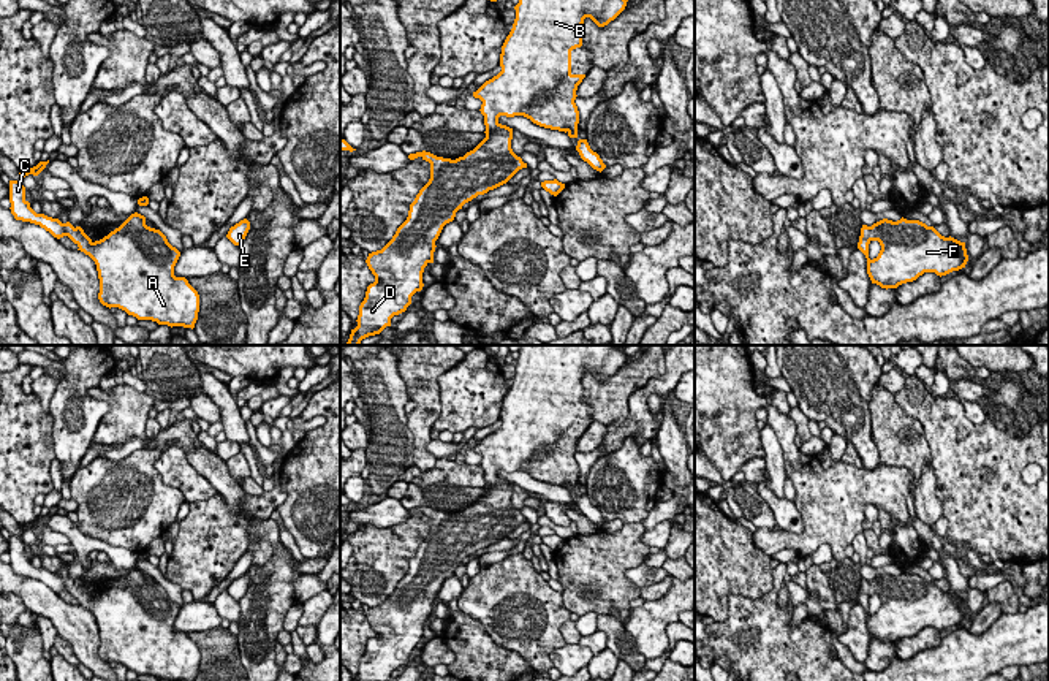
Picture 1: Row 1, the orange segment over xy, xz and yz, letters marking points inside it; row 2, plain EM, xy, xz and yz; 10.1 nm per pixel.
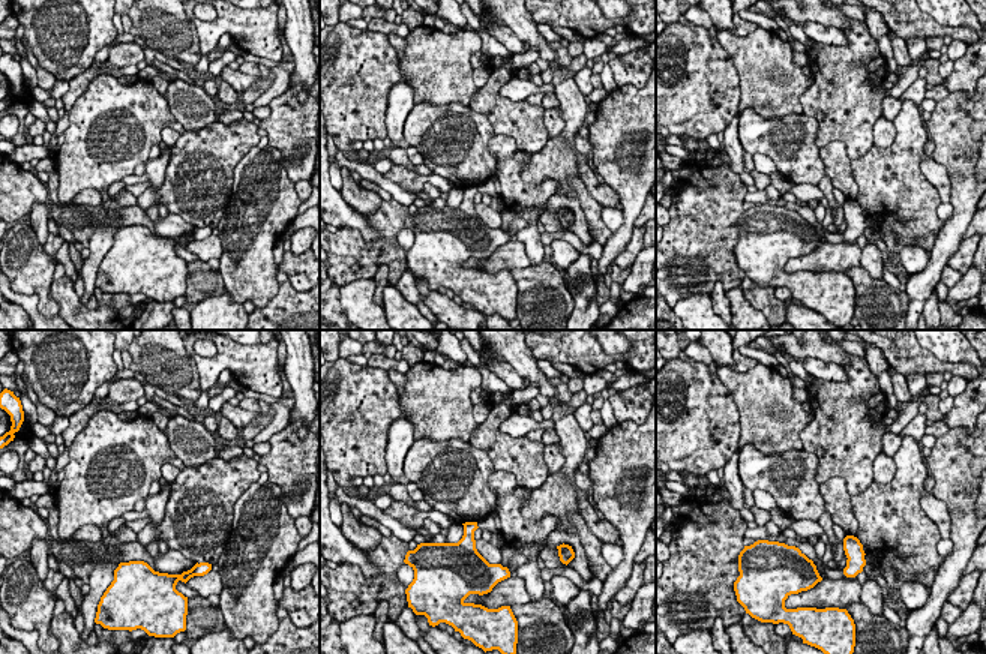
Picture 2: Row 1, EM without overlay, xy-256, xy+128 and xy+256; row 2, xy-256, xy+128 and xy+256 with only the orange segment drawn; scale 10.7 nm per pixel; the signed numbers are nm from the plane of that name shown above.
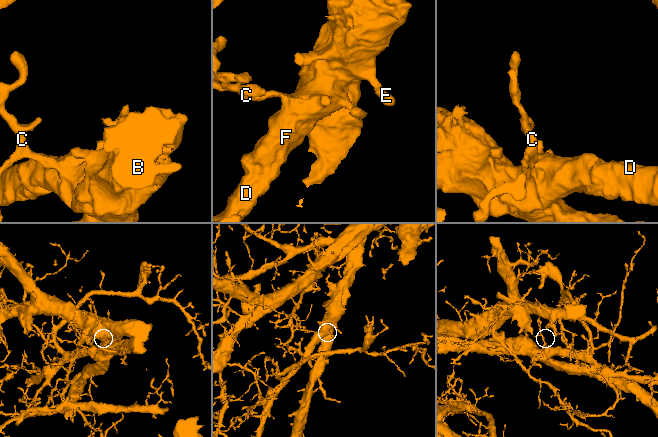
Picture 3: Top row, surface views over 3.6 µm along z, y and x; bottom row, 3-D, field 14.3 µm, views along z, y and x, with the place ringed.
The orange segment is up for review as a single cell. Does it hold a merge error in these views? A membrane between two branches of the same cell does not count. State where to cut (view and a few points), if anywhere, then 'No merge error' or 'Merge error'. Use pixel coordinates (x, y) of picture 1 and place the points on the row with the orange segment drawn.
No split. No merge error

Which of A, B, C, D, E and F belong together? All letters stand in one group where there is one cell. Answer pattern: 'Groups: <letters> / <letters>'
Groups: A B C D E F

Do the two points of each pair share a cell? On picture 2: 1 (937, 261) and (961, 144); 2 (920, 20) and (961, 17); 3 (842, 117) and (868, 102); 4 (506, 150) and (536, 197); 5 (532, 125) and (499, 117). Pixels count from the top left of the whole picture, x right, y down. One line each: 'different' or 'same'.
1: same
2: different
3: same
4: same
5: same

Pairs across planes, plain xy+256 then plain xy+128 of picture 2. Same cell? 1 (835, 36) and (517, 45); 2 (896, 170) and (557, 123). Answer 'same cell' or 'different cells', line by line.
1: same cell
2: different cells

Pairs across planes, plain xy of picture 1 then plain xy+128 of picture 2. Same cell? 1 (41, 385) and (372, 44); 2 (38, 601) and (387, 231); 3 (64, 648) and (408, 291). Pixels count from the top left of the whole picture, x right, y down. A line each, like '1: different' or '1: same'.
1: different
2: different
3: same

